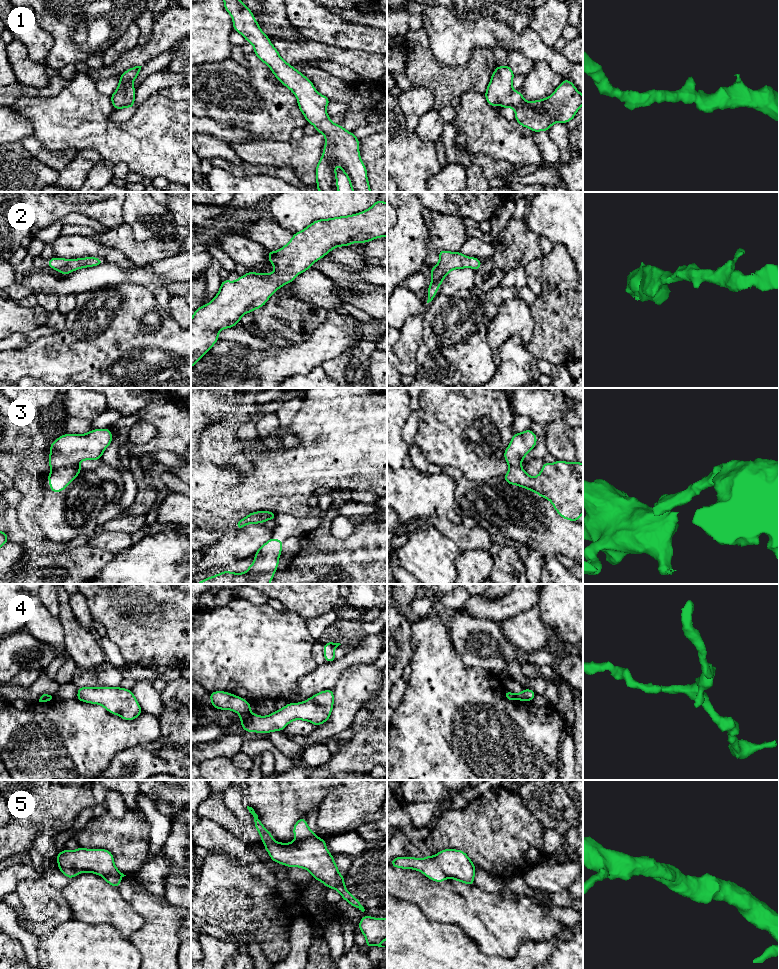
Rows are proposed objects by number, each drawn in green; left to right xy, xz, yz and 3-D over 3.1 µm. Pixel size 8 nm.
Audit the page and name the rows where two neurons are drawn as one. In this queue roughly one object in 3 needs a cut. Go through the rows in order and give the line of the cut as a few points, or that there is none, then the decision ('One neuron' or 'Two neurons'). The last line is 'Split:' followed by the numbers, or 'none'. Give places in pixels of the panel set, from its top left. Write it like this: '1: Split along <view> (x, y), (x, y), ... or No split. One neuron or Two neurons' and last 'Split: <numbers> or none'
1: No split. One neuron
2: No split. One neuron
3: Split along xy (78, 463), (52, 470). Two neurons
4: Split along xz (250, 712), (240, 716). Two neurons
5: No split. One neuron
Split: 3, 4

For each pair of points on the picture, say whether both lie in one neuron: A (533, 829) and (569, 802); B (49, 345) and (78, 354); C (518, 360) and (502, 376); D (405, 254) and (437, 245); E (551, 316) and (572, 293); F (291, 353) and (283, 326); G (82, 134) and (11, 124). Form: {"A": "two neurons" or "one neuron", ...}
{"A": "two neurons", "B": "one neuron", "C": "one neuron", "D": "two neurons", "E": "one neuron", "F": "two neurons", "G": "two neurons"}

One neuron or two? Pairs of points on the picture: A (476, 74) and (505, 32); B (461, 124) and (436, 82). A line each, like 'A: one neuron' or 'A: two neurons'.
A: two neurons
B: two neurons

